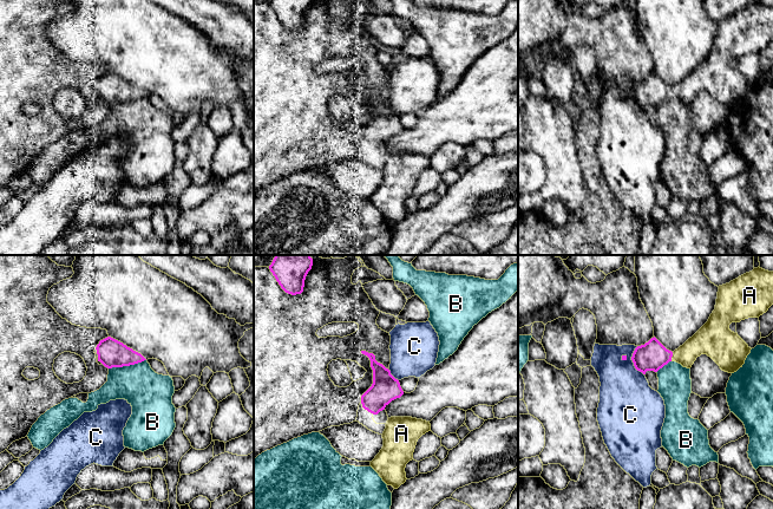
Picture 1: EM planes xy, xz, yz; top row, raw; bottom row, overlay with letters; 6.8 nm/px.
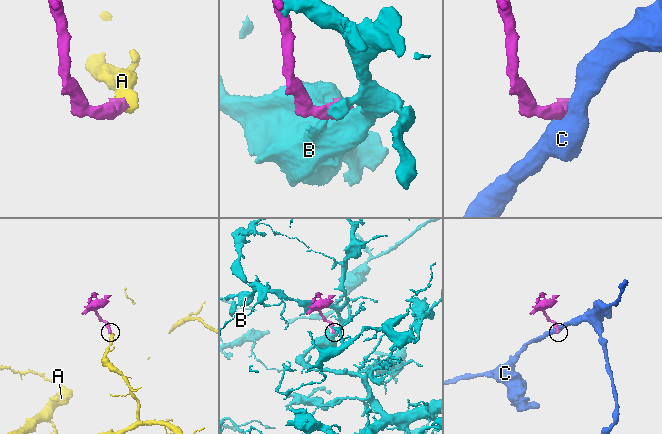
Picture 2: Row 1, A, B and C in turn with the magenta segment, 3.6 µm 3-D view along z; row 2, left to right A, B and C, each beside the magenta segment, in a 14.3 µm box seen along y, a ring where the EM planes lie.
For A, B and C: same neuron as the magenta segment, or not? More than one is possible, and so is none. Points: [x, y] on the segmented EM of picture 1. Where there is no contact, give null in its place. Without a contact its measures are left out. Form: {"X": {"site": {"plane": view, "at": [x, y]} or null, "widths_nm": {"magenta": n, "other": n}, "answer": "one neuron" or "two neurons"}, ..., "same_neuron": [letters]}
{"A": {"site": {"plane": "yz", "at": [672, 356]}, "widths_nm": {"magenta": 200, "other": 180}, "answer": "one neuron"}, "B": {"site": {"plane": "xy", "at": [126, 365]}, "widths_nm": {"magenta": 190, "other": 300}, "answer": "two neurons"}, "C": {"site": {"plane": "yz", "at": [633, 361]}, "widths_nm": {"magenta": 200, "other": 360}, "answer": "two neurons"}, "same_neuron": ["A"]}

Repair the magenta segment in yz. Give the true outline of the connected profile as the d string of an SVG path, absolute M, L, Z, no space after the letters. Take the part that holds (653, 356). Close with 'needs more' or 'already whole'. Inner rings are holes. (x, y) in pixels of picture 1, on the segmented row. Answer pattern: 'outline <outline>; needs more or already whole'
outline M760 267L729 283L719 286L715 309L708 321L674 352L667 350L655 337L637 346L631 360L637 371L657 372L669 361L690 368L697 357L707 354L722 371L736 372L751 347L729 329L732 322L759 318L773 305L773 272Z; needs more

